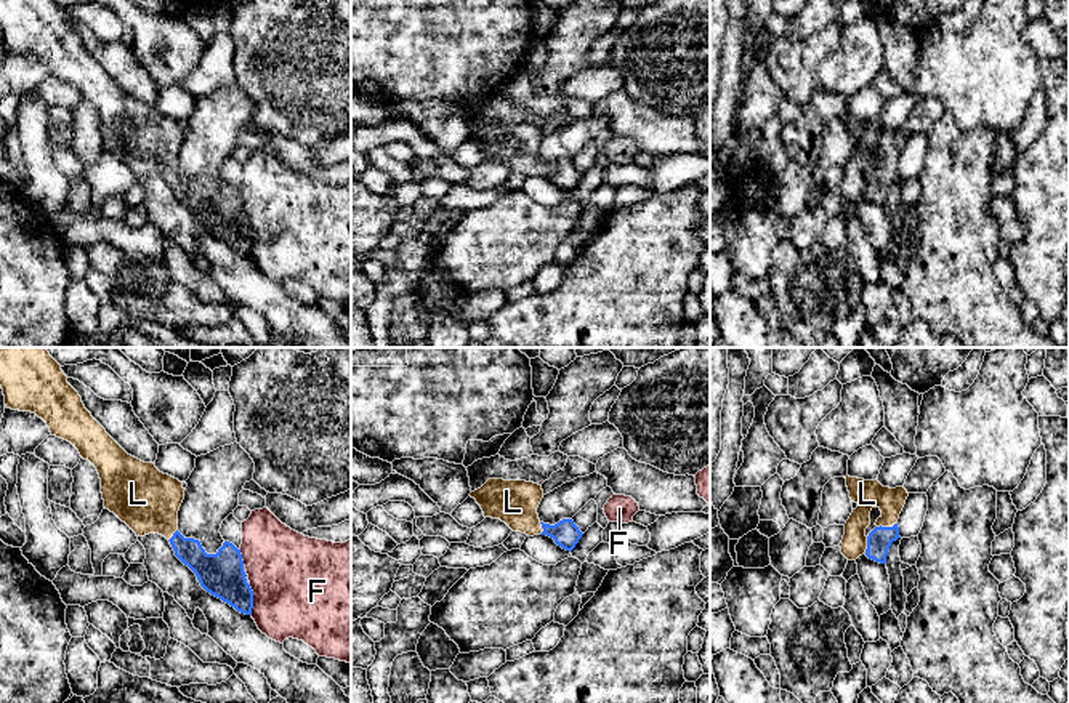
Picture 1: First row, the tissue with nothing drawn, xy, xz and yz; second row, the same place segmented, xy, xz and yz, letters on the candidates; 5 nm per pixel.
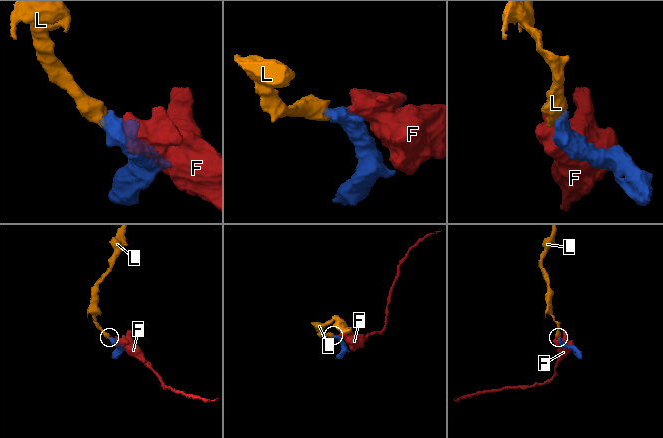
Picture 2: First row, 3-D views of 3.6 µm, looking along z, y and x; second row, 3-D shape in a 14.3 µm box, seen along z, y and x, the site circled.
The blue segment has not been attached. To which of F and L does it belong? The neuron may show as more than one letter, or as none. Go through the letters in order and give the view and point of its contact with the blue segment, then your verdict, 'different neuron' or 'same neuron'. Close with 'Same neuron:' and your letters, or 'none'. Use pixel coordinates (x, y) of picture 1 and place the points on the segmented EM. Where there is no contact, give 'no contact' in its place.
F: contact xy (252, 599); different neuron
L: contact yz (885, 527); same neuron
Same neuron: L

